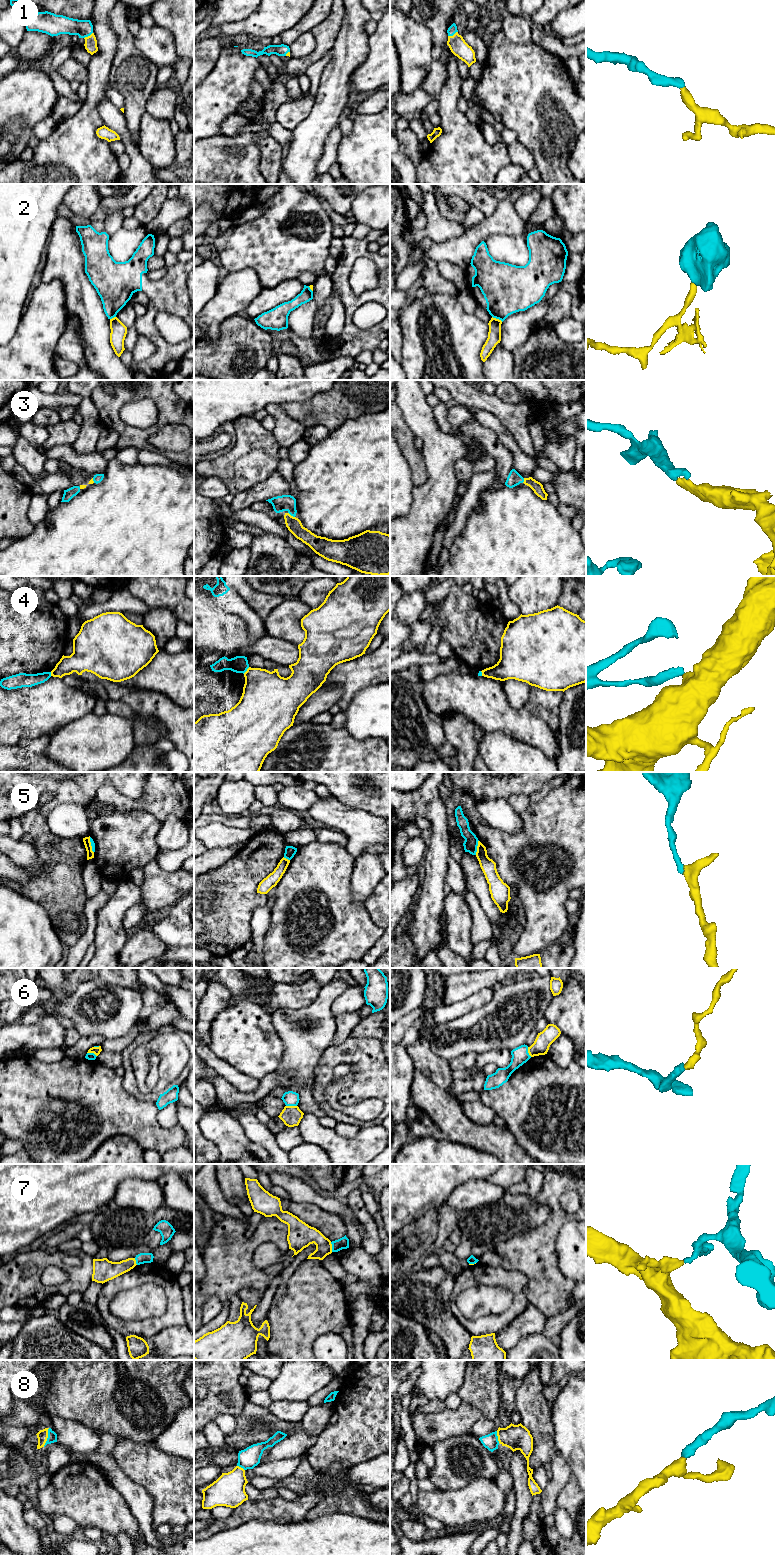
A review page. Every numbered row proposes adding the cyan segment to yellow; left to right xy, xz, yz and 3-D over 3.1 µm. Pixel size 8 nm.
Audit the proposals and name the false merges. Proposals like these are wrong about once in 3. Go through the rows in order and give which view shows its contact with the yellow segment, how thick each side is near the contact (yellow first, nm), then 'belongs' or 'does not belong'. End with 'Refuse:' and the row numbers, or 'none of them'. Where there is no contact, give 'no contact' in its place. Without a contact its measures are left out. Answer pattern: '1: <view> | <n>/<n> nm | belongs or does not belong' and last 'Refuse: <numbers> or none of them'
1: yz | 140/70 nm | belongs
2: yz | 110/380 nm | does not belong
3: xz | 120/130 nm | belongs
4: xz | 380/140 nm | does not belong
5: yz | 120/120 nm | belongs
6: xz | 160/120 nm | does not belong
7: xz | 180/100 nm | does not belong
8: xy | 90/80 nm | belongs
Refuse: 2, 4, 6, 7

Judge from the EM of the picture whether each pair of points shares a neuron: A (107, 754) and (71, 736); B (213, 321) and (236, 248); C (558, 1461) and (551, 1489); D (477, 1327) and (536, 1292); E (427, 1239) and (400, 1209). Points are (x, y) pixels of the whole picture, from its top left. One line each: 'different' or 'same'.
A: same
B: different
C: same
D: different
E: different

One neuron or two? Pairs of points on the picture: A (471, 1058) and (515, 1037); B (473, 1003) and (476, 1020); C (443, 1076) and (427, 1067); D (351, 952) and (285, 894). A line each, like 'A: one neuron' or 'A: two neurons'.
A: two neurons
B: two neurons
C: one neuron
D: one neuron

